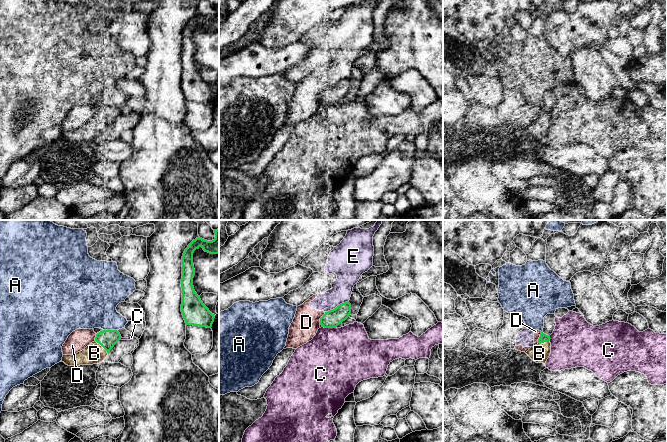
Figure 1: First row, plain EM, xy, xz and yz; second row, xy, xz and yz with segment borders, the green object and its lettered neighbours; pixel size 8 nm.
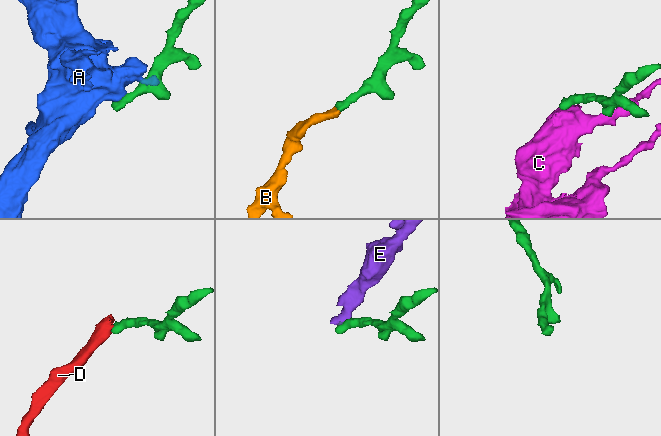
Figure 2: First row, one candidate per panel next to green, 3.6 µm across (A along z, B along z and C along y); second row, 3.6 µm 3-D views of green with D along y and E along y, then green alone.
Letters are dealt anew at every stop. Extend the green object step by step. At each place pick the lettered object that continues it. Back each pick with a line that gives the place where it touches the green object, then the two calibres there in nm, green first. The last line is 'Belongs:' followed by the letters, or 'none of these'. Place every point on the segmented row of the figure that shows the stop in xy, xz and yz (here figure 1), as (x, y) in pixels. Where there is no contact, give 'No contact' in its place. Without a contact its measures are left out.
B: Touches green at xy (102, 346). Thickness 150 nm (green) against 160 nm
Belongs: B

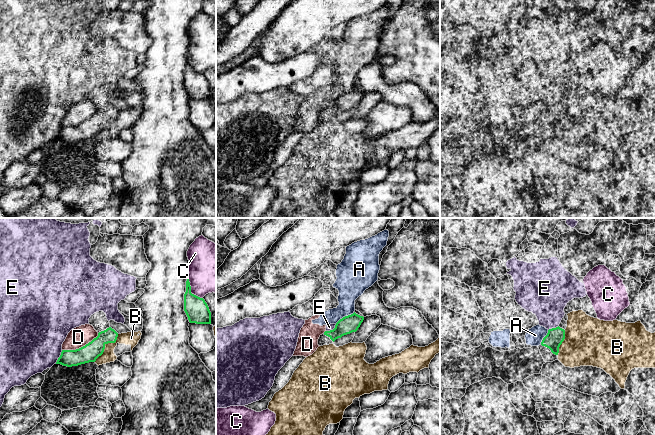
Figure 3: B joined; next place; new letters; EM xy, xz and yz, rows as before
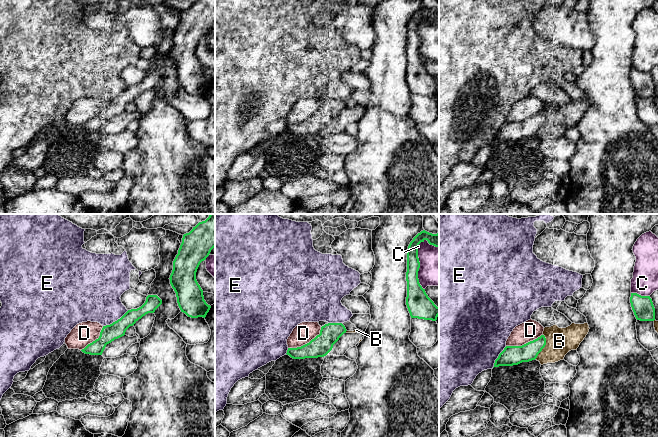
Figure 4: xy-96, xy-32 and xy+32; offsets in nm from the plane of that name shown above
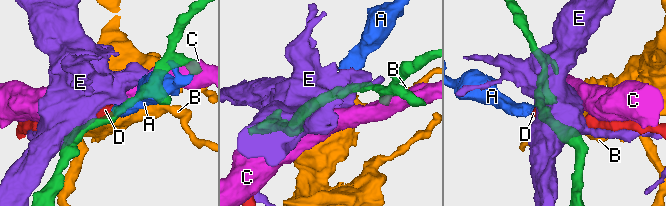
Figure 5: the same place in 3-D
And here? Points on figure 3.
Belongs: none of these

